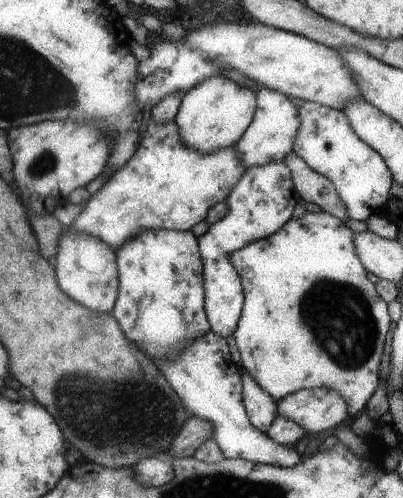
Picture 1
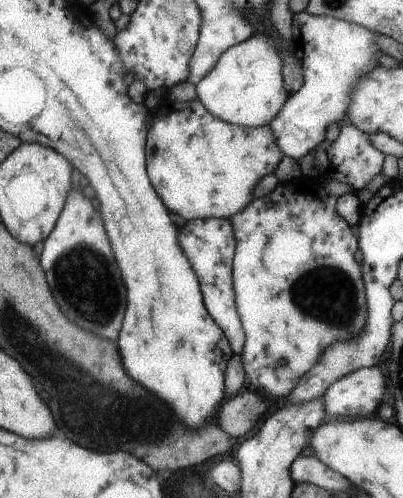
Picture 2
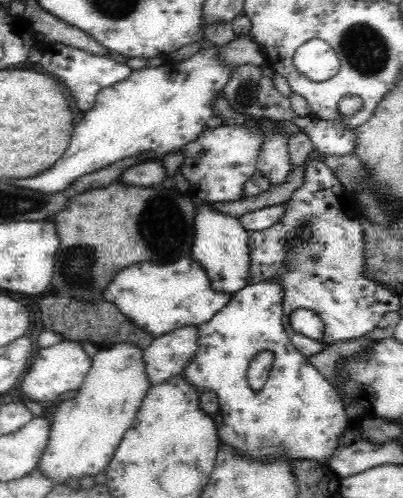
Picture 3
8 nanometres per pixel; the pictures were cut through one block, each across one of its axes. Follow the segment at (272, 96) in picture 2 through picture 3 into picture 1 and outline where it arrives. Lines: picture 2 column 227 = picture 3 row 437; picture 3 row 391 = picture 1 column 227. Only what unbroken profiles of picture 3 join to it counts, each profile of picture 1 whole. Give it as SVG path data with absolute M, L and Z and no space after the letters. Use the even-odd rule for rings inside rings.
M219 74L203 80L203 84L197 84L197 88L191 88L191 92L187 92L181 98L181 106L173 122L177 126L179 140L185 148L199 152L201 156L209 156L213 152L237 144L237 140L253 120L255 108L257 108L255 92L239 88L229 78L223 78Z

